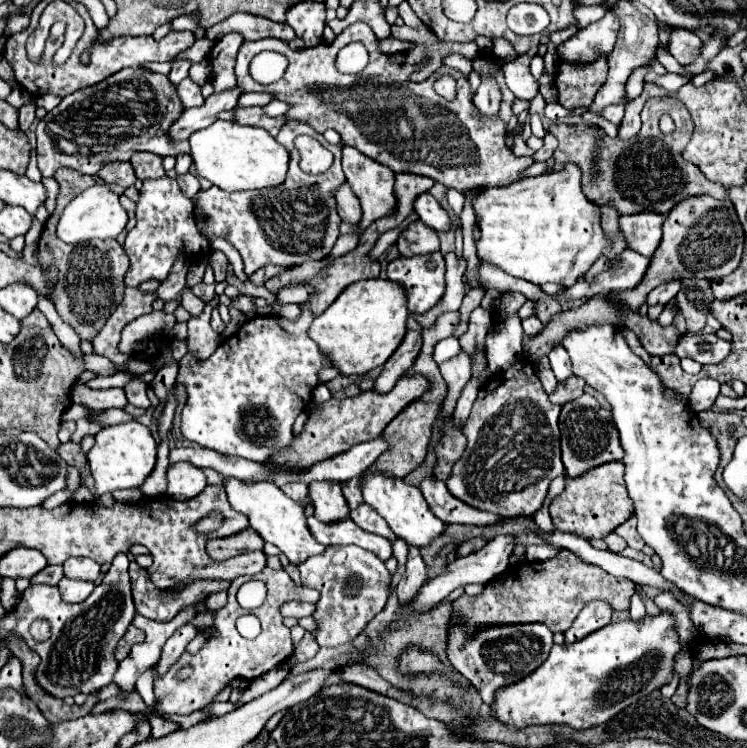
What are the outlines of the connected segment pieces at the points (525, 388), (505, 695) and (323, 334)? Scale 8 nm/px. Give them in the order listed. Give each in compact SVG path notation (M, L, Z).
M519 360L509 370L493 374L489 382L479 388L471 416L461 428L467 438L467 448L447 478L447 488L451 494L479 510L487 510L497 516L533 516L541 508L551 480L565 474L559 446L559 412L561 406L549 402L549 396L545 394L541 380L529 360Z
M661 610L655 616L645 614L641 620L627 618L611 622L607 628L601 628L579 644L555 644L549 658L535 672L531 672L513 686L499 690L491 708L499 722L515 728L523 728L529 724L567 724L575 730L593 728L611 720L639 698L669 684L675 676L673 664L679 650L681 644L675 632L675 616L667 610Z
M383 278L361 280L347 286L339 298L313 320L309 336L323 352L329 352L333 366L339 366L341 374L367 374L369 370L383 366L403 342L407 318L407 290L399 282Z

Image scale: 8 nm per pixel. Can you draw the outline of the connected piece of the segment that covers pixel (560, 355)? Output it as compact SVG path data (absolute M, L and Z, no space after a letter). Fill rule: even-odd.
M559 344L555 350L551 350L549 352L549 362L551 362L551 368L553 368L553 372L555 372L555 376L557 376L557 380L563 384L563 382L567 382L571 376L573 376L573 370L571 370L571 360L569 360L569 356L567 356L567 350Z

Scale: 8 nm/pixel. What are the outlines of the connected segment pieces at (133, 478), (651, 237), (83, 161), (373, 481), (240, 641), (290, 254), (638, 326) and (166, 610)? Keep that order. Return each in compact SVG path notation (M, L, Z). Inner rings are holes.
M137 420L107 426L95 434L95 444L89 450L87 460L91 466L91 476L95 480L95 490L99 496L121 488L139 488L155 466L157 442L153 440L149 428L139 424Z
M639 212L631 216L621 216L621 230L625 234L627 246L651 258L661 242L663 220L665 218L655 212Z
M125 68L123 72L117 72L115 76L109 76L107 80L77 90L61 100L59 106L55 106L43 120L39 120L37 126L37 162L43 176L53 176L59 168L73 168L83 174L97 174L107 162L127 160L137 150L147 150L159 156L177 156L187 154L187 142L179 144L179 148L171 148L167 144L167 128L179 118L183 106L177 98L175 86L169 84L167 76L145 70L145 68Z
M371 472L361 476L361 490L363 490L363 500L375 508L389 524L393 534L397 538L405 538L409 544L421 548L427 546L435 536L439 536L445 530L445 522L439 520L427 506L423 494L419 488L409 486L403 478L387 476L383 472Z
M265 568L263 572L255 574L257 580L263 580L267 584L267 600L263 602L263 606L255 608L255 610L245 610L239 606L235 594L237 588L247 582L249 578L237 578L235 582L231 582L229 588L229 602L225 608L221 608L219 612L215 612L215 628L219 630L219 640L207 640L203 644L203 648L191 656L191 654L183 654L171 668L167 674L159 676L153 684L155 690L155 706L151 710L147 710L147 714L151 716L171 716L171 714L191 714L195 710L201 710L205 704L209 704L217 692L233 678L245 678L245 680L255 680L261 674L269 672L271 668L283 664L287 660L287 656L293 652L293 644L291 644L291 636L289 636L289 628L283 626L281 616L279 616L279 606L283 602L289 600L299 600L299 602L319 602L319 592L313 588L305 588L305 586L297 586L289 574L285 570L271 570ZM243 614L255 614L261 622L261 634L257 636L257 640L245 640L237 628L235 622L239 616ZM191 664L193 666L193 674L187 680L177 680L175 672L185 666Z
M295 122L283 124L275 136L275 140L287 148L291 160L285 182L273 188L227 192L219 186L211 186L201 190L195 198L187 198L173 178L143 180L141 196L137 200L137 224L125 238L125 254L131 260L125 286L137 288L147 280L167 280L179 256L189 264L207 260L205 256L211 254L211 238L217 236L239 250L247 276L265 264L297 266L309 260L323 260L331 252L341 224L335 202L335 190L339 188L337 160L323 174L305 174L299 168L299 154L293 146L293 140L299 134L317 138L317 132L307 128L307 124Z
M629 312L623 316L623 326L633 330L637 338L641 340L643 348L651 356L665 356L671 354L679 342L679 332L675 326L659 326L657 322L651 322L647 316L639 316L637 312Z
M137 562L129 564L129 576L131 576L131 588L133 588L133 600L137 606L137 614L153 620L171 620L183 604L189 604L191 600L197 600L203 596L203 592L209 592L209 580L195 580L183 590L175 590L171 596L155 588L151 584L147 570L141 568Z

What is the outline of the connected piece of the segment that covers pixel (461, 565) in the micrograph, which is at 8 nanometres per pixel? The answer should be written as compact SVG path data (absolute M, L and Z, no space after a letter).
M501 534L501 536L495 536L493 540L489 540L489 542L485 544L485 548L481 548L481 550L477 550L477 552L465 556L465 558L453 560L451 564L447 564L447 568L445 568L445 572L443 572L441 576L433 578L431 582L427 582L427 584L421 588L421 592L419 592L419 596L417 596L417 600L415 600L415 610L419 610L419 612L429 610L433 604L445 600L445 598L447 598L455 588L459 588L459 586L485 584L487 580L493 580L495 576L499 576L499 574L509 566L509 556L513 554L513 548L515 548L515 536L511 536L511 534Z

